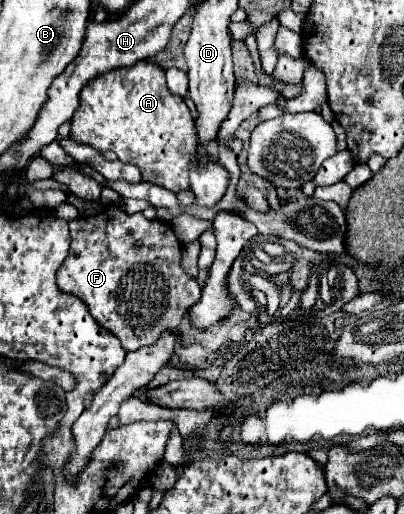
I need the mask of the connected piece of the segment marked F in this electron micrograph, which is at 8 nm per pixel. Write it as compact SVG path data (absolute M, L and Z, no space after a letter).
M107 206L95 216L69 220L67 224L71 232L71 248L57 272L57 284L63 292L83 298L91 316L105 330L115 334L125 350L149 346L161 332L175 330L183 314L201 298L201 286L197 280L189 278L179 264L181 242L169 222L147 220L143 214L127 214L119 206Z

